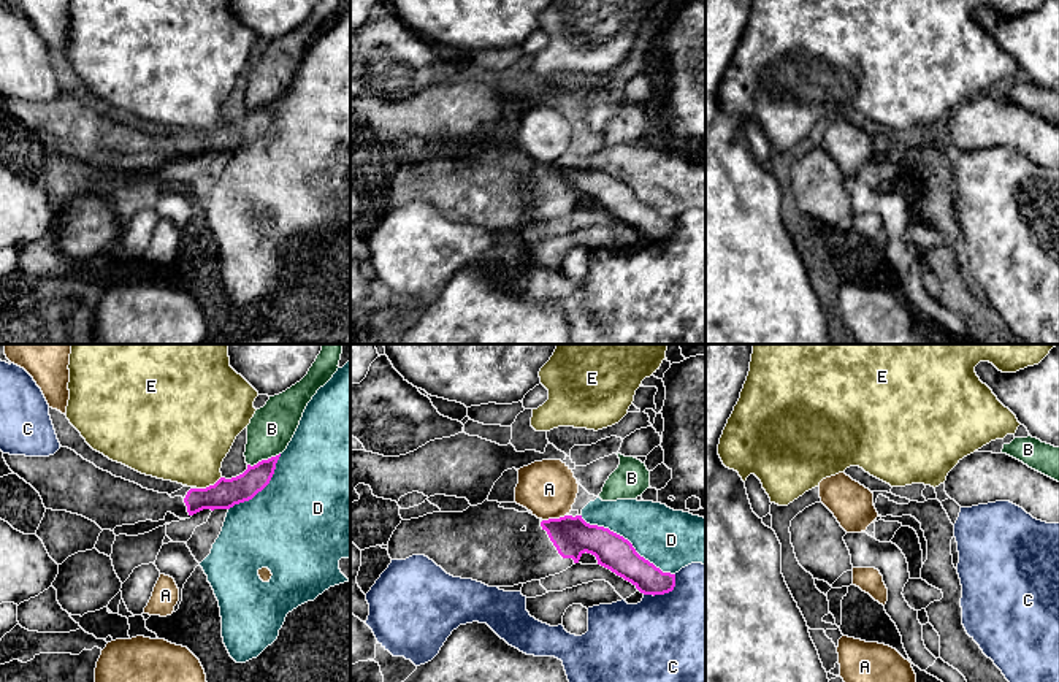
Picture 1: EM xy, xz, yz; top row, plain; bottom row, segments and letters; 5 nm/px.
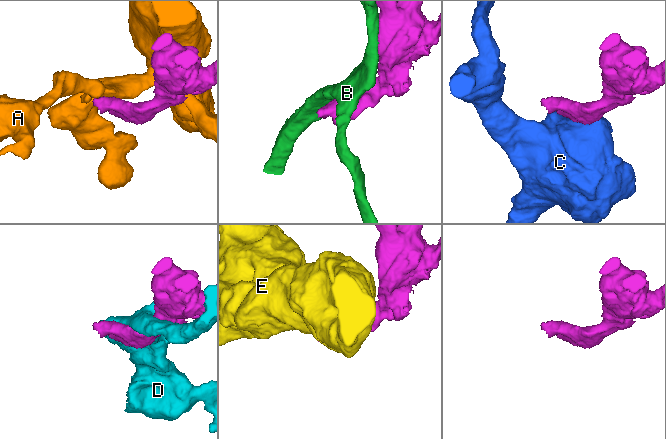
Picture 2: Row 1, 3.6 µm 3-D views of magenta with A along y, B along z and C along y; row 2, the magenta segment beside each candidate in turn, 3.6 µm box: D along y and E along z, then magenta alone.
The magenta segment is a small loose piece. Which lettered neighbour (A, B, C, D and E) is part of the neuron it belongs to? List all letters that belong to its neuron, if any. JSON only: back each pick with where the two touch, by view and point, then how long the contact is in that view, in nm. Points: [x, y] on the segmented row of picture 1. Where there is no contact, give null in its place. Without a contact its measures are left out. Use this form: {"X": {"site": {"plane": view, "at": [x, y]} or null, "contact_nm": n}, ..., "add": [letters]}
{"add": []}

